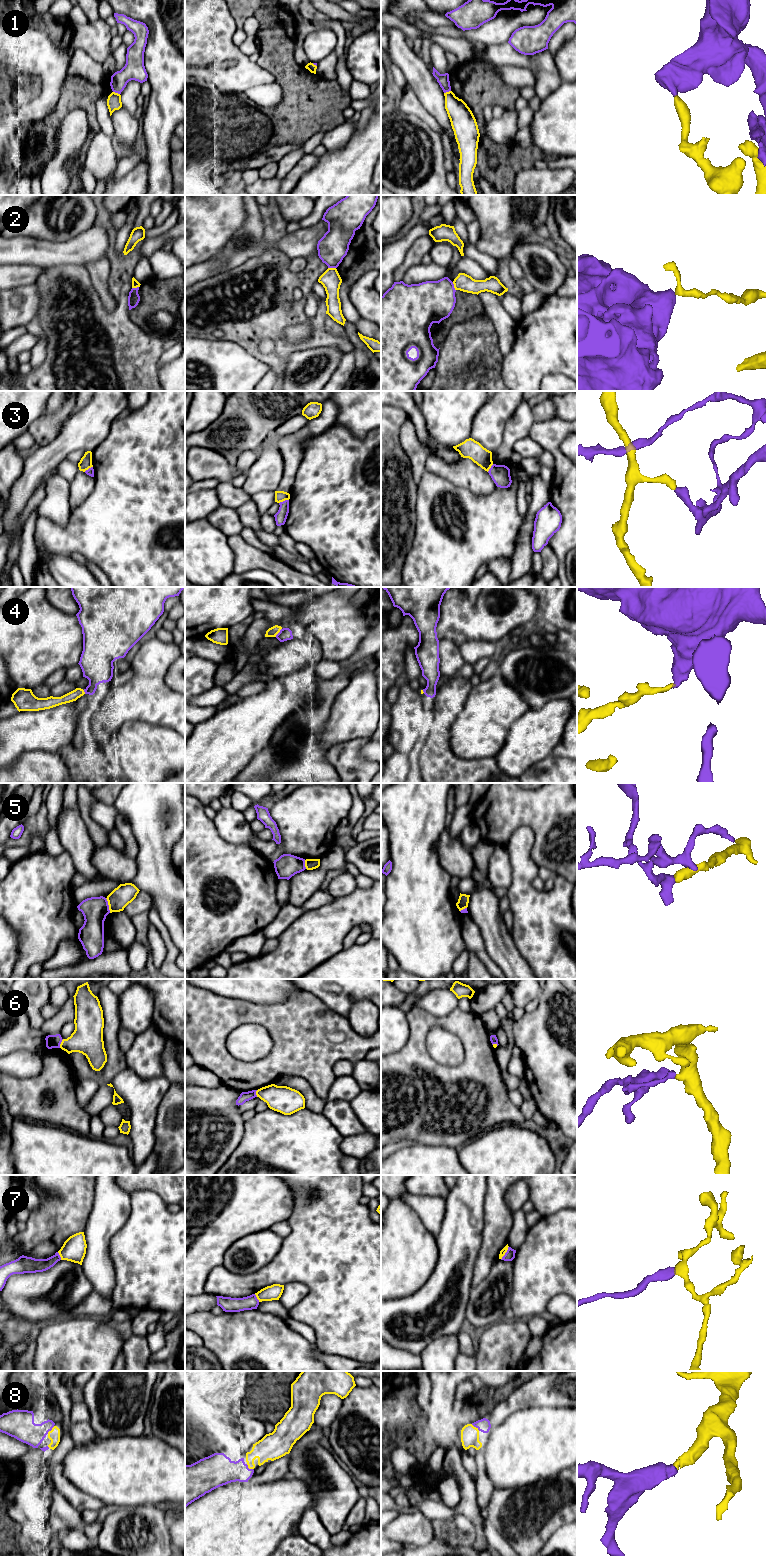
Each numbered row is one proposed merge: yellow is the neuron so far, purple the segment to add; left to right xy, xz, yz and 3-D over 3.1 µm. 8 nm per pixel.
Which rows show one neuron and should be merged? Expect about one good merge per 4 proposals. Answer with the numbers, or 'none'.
8

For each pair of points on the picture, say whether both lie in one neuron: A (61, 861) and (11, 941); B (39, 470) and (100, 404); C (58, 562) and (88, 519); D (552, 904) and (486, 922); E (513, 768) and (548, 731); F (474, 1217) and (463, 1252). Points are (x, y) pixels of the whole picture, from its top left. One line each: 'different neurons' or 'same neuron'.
A: different neurons
B: same neuron
C: different neurons
D: different neurons
E: same neuron
F: same neuron

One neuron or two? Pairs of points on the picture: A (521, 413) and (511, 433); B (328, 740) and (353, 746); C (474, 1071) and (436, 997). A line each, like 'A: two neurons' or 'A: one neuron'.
A: one neuron
B: two neurons
C: two neurons

